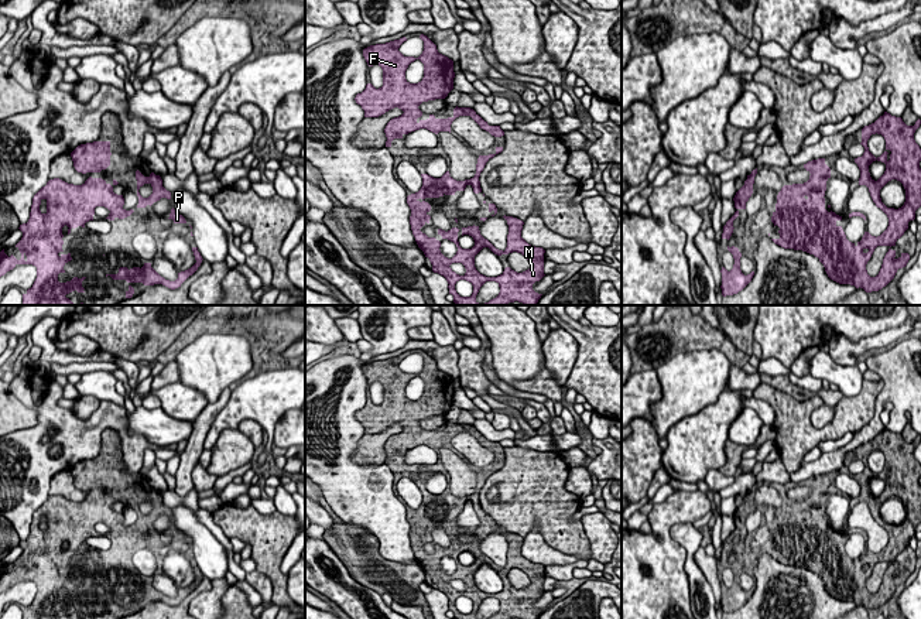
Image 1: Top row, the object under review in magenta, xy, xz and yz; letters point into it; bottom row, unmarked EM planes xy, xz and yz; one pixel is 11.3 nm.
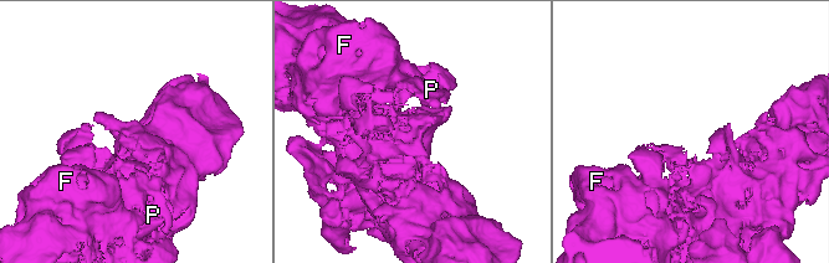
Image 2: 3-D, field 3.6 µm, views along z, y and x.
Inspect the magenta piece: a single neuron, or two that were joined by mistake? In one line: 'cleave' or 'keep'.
keep

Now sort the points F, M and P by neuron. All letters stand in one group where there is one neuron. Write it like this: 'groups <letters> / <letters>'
groups F M P

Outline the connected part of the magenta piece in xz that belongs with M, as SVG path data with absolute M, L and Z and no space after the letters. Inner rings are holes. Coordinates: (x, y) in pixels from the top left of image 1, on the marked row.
M496 147L494 154L489 155L479 155L476 164L476 174L470 179L456 181L451 177L449 171L446 171L441 178L434 178L428 174L421 174L422 177L422 187L418 192L411 194L407 196L407 204L411 209L410 225L412 235L418 247L424 252L425 257L429 259L432 264L432 271L444 276L448 281L449 294L453 295L455 305L507 305L509 302L523 302L524 305L537 305L538 300L542 294L538 294L533 290L533 284L540 281L544 274L544 253L542 247L535 247L528 244L521 237L521 230L524 222L513 218L513 216L503 216L509 225L509 235L507 235L507 247L506 250L496 249L487 239L480 235L479 226L468 226L462 228L462 236L469 235L475 240L475 246L472 249L462 249L458 242L458 228L452 228L451 230L445 232L438 229L438 235L442 239L448 239L453 242L458 247L456 254L452 259L445 257L439 247L441 242L435 237L428 237L420 229L429 223L431 216L428 212L431 211L431 205L425 202L425 198L439 198L444 195L455 195L456 191L465 191L468 185L473 188L475 194L482 192L480 188L480 172L483 171L486 163L493 158L496 154L501 153L503 147ZM489 247L494 254L509 254L513 252L521 253L530 263L531 267L523 273L517 273L510 267L506 267L504 271L497 277L486 277L480 274L475 267L475 256L483 249ZM452 263L462 263L466 269L463 276L456 274L449 266ZM459 280L466 280L473 285L473 293L470 297L460 297L456 290L455 284ZM486 281L496 281L500 287L500 293L496 298L490 300L489 302L479 304L476 301L476 295L480 287Z

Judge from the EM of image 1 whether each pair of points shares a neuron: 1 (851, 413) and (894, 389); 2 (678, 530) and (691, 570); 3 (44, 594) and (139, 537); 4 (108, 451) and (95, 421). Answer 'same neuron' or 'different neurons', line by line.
1: different neurons
2: same neuron
3: same neuron
4: different neurons

